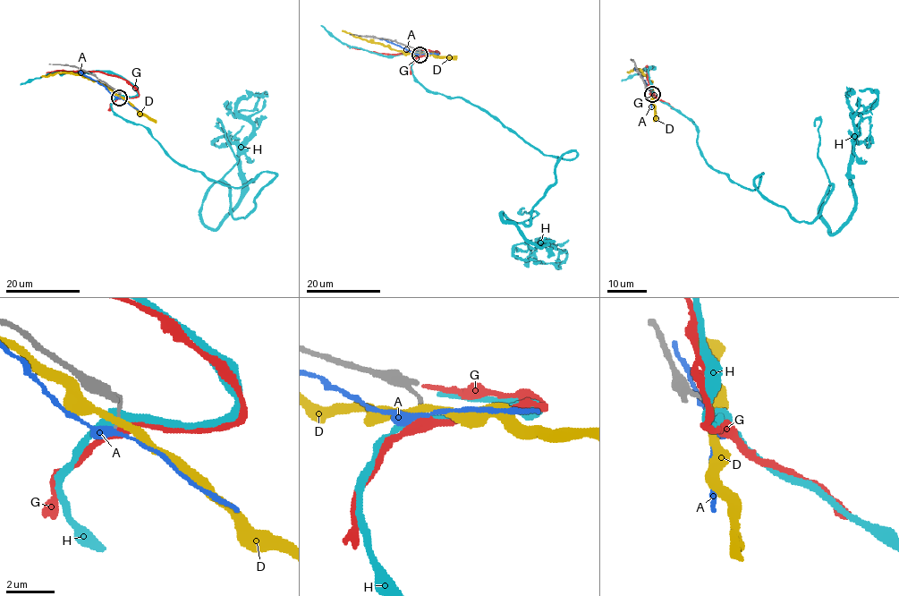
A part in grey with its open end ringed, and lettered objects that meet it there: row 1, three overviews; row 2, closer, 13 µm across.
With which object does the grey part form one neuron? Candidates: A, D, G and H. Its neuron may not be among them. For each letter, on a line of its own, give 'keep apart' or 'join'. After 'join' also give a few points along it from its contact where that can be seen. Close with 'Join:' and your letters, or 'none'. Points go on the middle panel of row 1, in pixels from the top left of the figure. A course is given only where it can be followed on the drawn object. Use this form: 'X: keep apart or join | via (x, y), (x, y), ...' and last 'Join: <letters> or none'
A: keep apart
D: keep apart
G: keep apart
H: keep apart
Join: none

